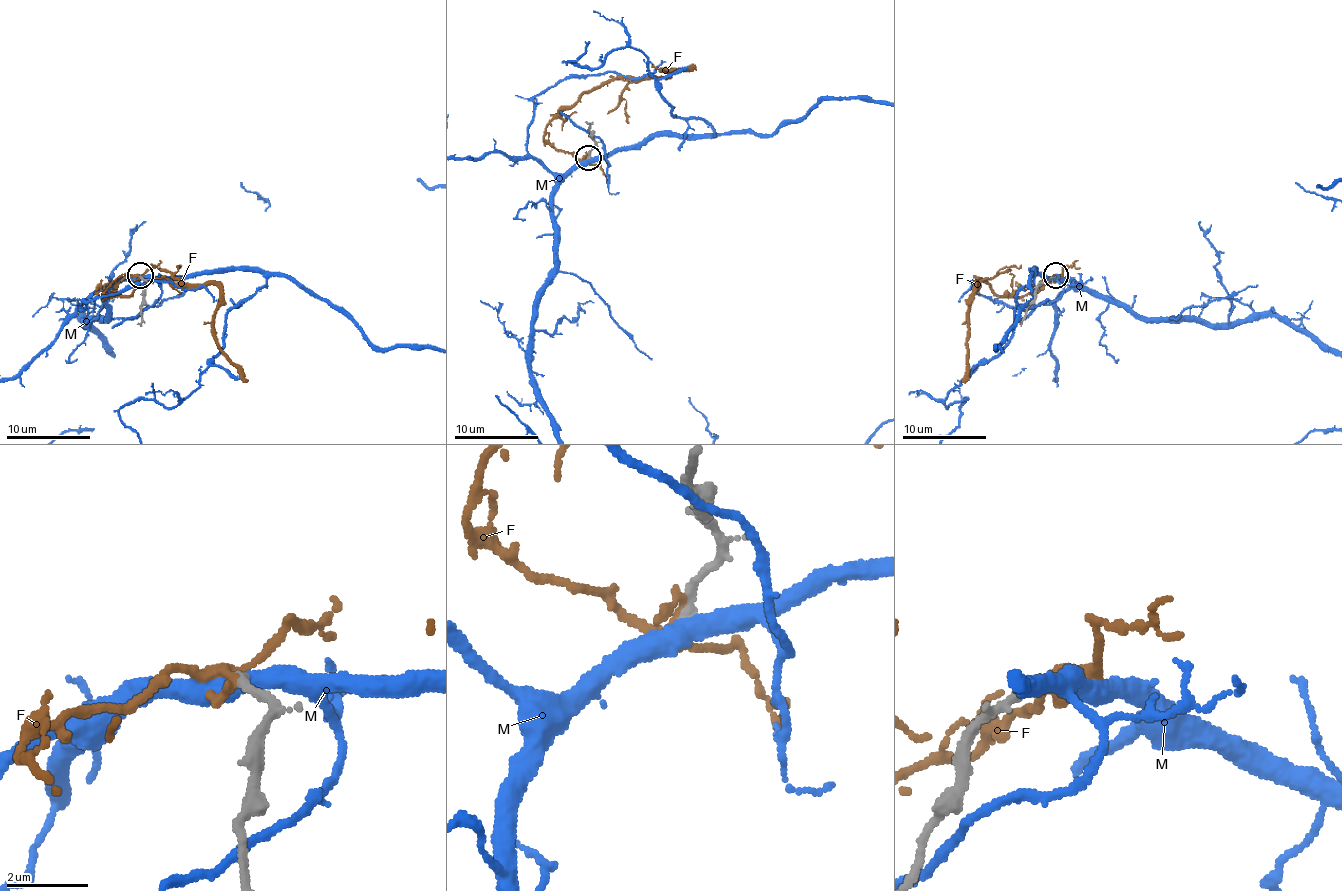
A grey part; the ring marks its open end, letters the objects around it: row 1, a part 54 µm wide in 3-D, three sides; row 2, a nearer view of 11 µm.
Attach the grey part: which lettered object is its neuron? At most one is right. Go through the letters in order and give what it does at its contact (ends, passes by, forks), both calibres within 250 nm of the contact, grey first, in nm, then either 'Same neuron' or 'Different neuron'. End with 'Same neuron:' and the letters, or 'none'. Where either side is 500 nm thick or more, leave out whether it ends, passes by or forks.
F: It passes by. Thickness 240 nm (grey) against 200 nm. Different neuron
M: It passes by. Thickness 240 nm (grey) against 440 nm. Different neuron
Same neuron: none

